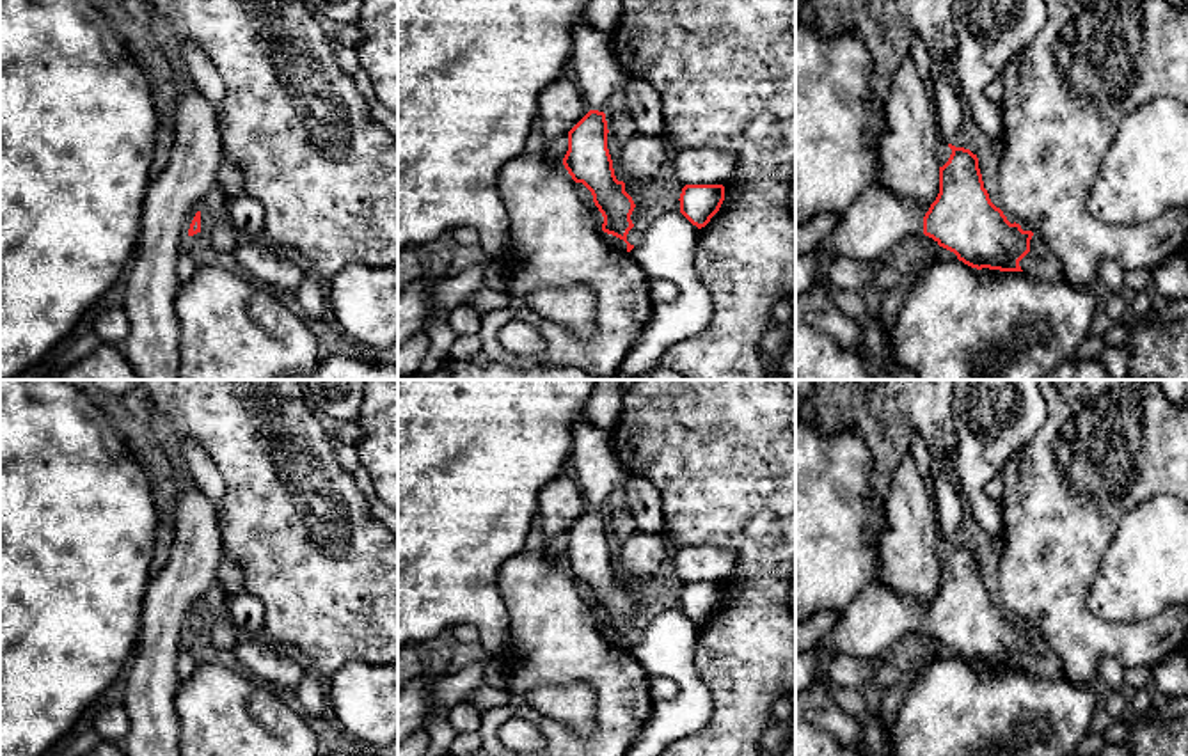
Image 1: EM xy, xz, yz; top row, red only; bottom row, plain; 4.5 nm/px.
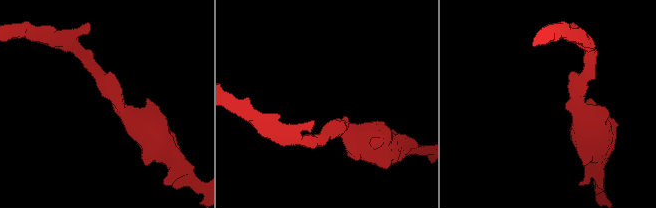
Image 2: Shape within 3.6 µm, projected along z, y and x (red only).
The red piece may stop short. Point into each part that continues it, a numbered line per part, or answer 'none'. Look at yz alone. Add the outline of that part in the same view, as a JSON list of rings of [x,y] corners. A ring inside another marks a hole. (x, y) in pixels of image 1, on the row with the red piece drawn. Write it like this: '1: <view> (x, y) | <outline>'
1: yz (878, 222) | [[[881,185],[868,188],[815,248],[796,256],[796,298],[815,286],[819,254],[872,263],[922,234],[923,217],[916,208]]]

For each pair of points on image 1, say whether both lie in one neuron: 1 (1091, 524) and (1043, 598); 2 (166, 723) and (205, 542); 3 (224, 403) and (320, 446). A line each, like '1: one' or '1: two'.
1: one
2: one
3: one

